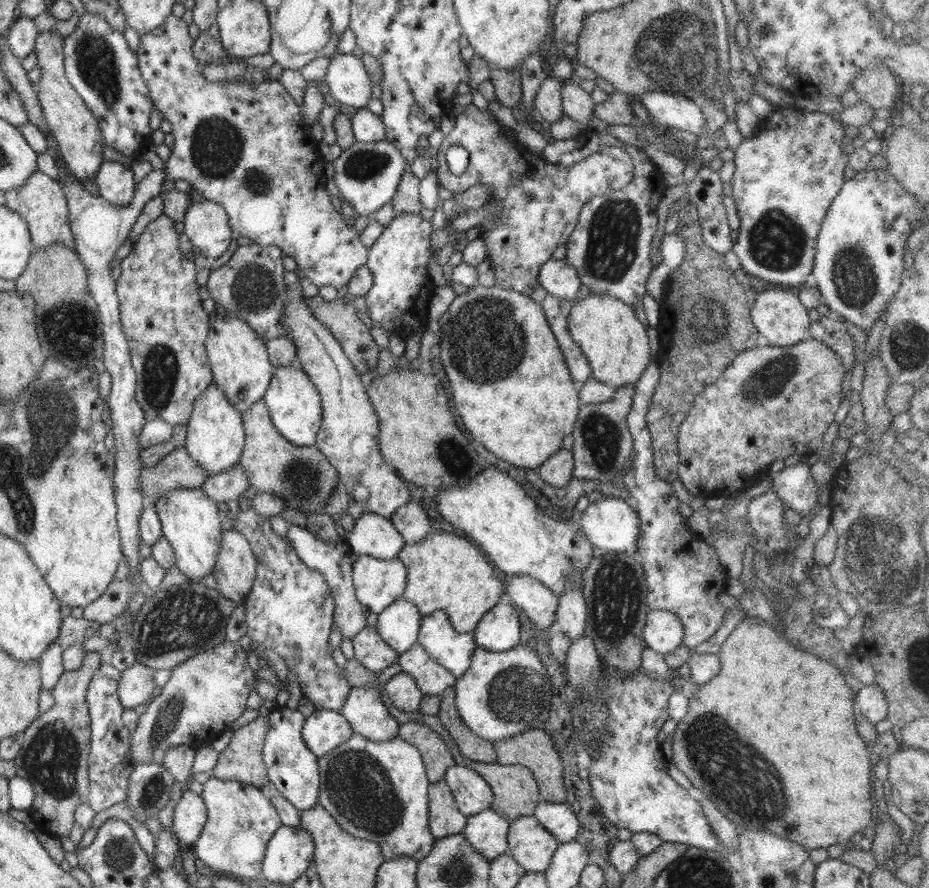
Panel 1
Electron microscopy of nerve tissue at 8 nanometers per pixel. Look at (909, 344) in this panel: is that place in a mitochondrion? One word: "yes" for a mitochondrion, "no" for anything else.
yes

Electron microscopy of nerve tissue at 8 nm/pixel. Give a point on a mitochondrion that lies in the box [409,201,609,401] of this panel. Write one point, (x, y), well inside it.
(486, 338)

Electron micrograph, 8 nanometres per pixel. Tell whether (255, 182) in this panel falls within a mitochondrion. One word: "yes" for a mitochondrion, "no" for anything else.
yes

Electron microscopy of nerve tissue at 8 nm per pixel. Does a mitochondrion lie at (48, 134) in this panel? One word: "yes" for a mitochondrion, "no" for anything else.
no

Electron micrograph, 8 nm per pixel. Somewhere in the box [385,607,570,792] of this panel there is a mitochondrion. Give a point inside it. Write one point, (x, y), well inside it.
(516, 695)

